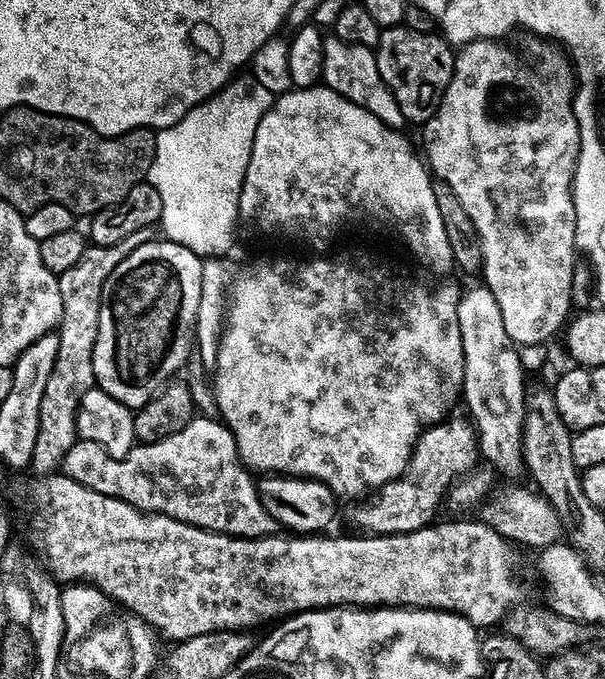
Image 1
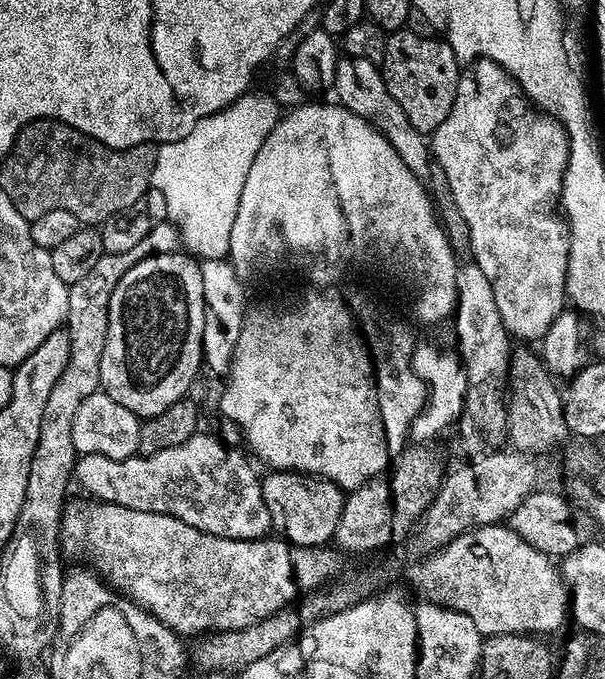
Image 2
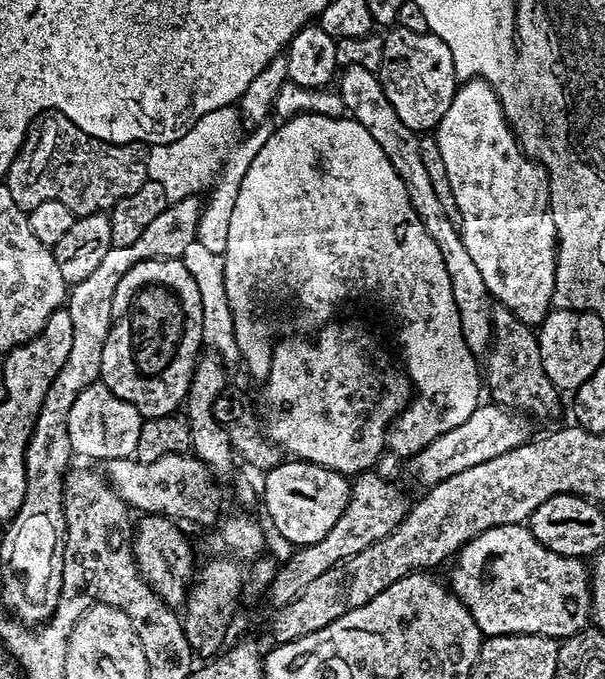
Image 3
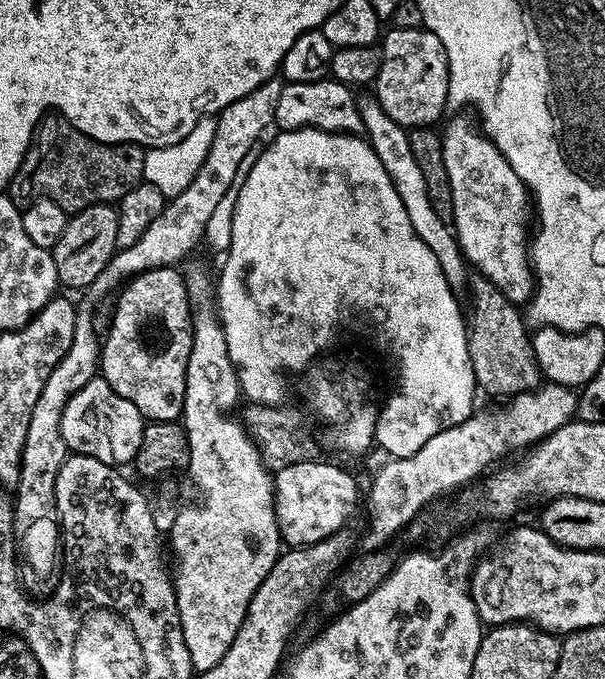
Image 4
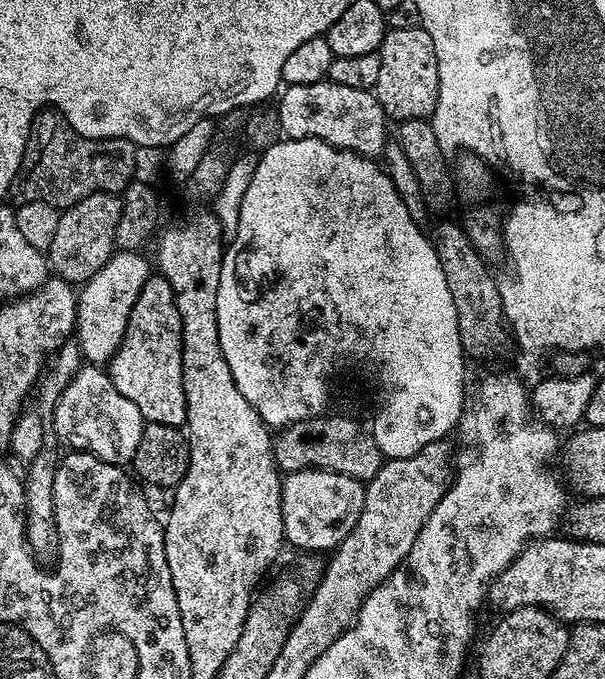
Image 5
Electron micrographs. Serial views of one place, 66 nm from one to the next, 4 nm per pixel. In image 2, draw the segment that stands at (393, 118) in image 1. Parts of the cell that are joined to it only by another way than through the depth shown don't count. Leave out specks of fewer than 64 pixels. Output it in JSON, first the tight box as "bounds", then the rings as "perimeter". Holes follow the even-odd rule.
{"bounds":[332,55,430,182],"perimeter":[[[341,55],[335,61],[335,72],[332,78],[332,88],[336,92],[335,99],[354,114],[358,114],[366,122],[370,122],[390,142],[390,146],[398,152],[398,158],[406,162],[406,166],[421,182],[427,181],[428,165],[430,163],[430,144],[425,133],[418,131],[406,118],[402,106],[394,102],[390,90],[386,90],[384,76],[379,67],[365,56]]]}

